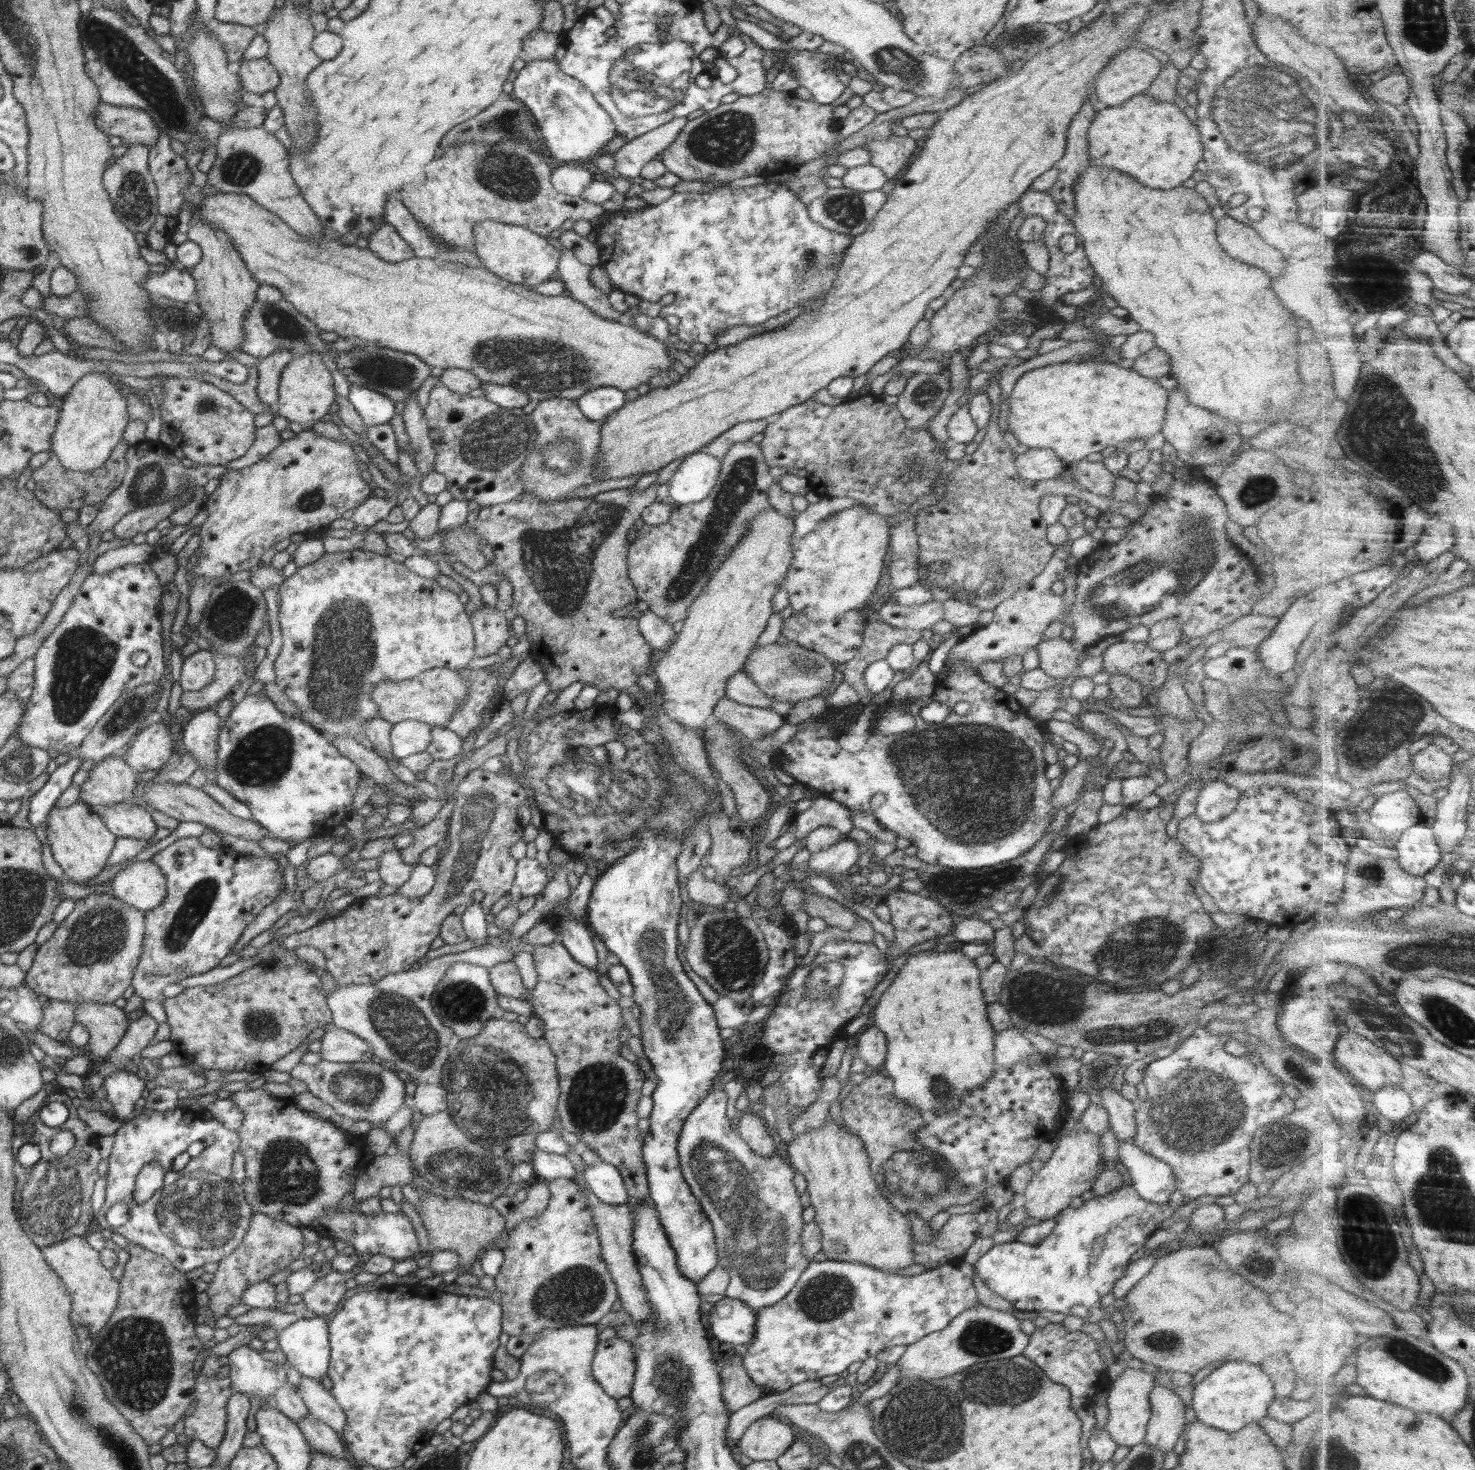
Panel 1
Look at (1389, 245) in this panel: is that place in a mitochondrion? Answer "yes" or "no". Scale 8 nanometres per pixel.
no

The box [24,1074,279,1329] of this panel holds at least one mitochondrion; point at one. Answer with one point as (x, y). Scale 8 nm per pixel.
(200, 1216)

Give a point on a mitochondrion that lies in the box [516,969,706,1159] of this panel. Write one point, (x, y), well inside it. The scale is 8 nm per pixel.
(596, 1098)

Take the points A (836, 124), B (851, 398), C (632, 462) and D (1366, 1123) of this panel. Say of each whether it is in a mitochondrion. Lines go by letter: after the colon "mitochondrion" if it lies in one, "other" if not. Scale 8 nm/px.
A: other
B: other
C: other
D: other

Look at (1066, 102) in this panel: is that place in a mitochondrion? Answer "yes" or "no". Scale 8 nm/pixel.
no

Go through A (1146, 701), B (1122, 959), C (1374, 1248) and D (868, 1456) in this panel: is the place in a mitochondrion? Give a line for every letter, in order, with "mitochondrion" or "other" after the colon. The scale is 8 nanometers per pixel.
A: other
B: mitochondrion
C: mitochondrion
D: mitochondrion

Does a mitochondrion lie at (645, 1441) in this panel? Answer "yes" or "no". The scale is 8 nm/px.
yes

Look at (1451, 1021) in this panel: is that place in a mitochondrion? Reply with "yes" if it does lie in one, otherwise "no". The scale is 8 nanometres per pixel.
yes

